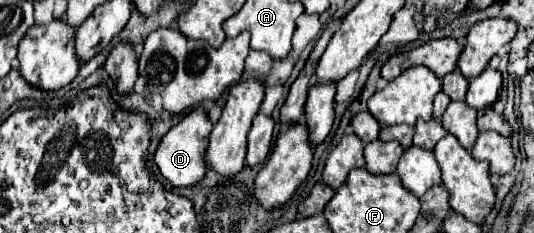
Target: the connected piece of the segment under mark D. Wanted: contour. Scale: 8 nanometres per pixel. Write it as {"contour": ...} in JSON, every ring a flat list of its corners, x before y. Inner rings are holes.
{"contour":[[196,107,190,111,178,125,174,125,160,141,156,149,156,165,160,167,162,175,174,185,174,187,188,187,200,181,206,173,206,149,208,149,208,135,212,131,212,121,208,113,202,107]]}

